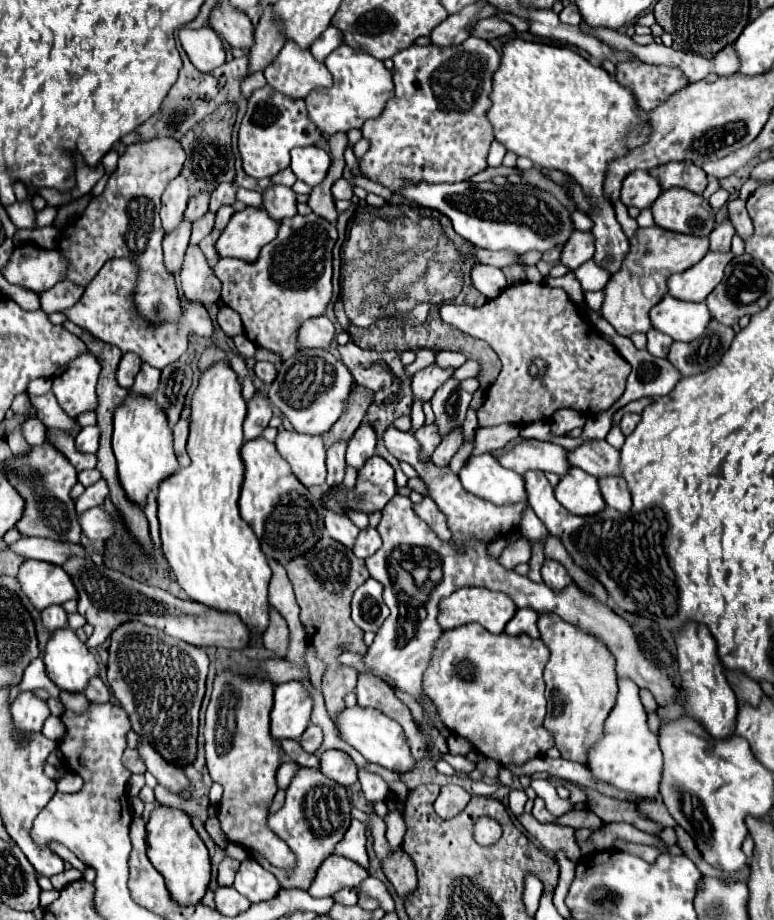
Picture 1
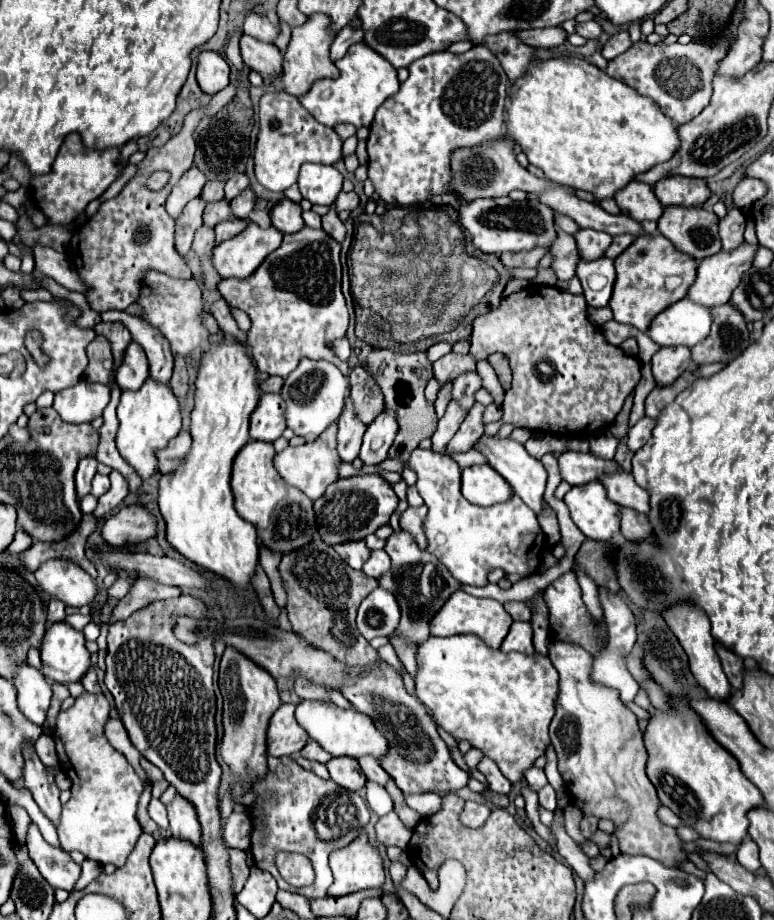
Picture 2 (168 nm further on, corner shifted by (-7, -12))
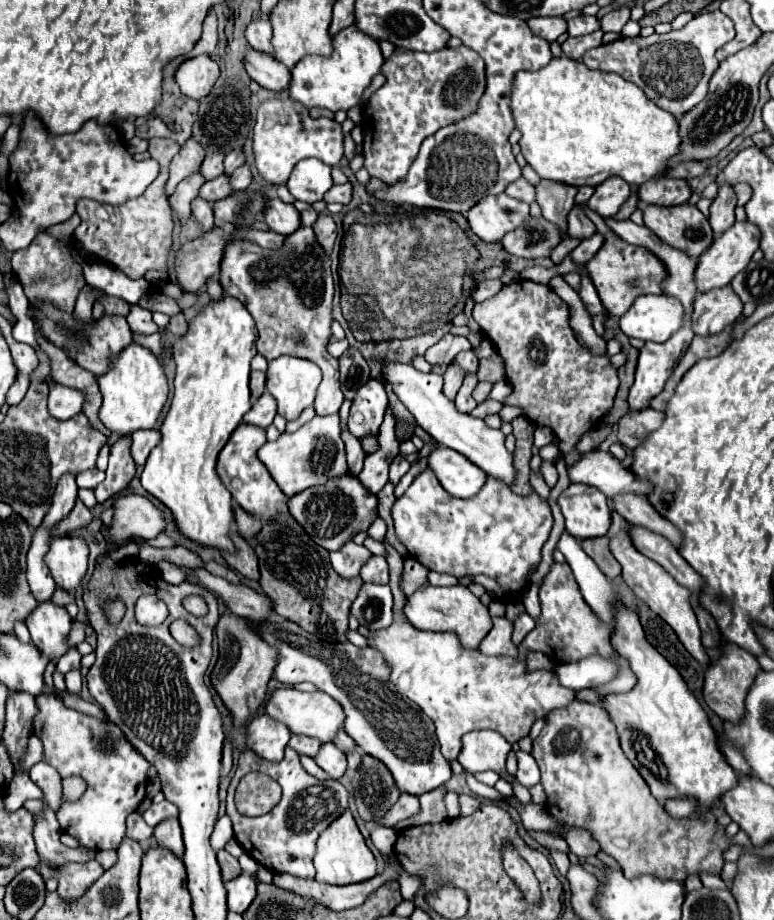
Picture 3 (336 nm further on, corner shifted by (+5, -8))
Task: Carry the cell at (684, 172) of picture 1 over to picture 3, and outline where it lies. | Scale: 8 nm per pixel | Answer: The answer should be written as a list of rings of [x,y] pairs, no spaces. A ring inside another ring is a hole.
[[[658,178],[648,180],[638,188],[638,196],[646,204],[658,204],[658,206],[678,206],[686,204],[692,196],[692,190],[686,180],[676,178]]]

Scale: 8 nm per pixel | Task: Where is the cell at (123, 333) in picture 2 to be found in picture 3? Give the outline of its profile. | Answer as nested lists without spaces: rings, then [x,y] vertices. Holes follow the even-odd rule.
[[[104,296],[102,300],[98,300],[94,304],[94,318],[100,320],[104,316],[128,316],[130,312],[130,304],[126,304],[120,298],[112,298],[112,296]]]

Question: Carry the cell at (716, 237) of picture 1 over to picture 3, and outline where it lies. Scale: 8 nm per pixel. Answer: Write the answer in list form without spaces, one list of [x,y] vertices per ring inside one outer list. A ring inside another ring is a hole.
[[[720,186],[720,192],[714,198],[708,216],[708,222],[716,236],[720,236],[734,224],[734,208],[736,208],[736,194],[732,186]]]

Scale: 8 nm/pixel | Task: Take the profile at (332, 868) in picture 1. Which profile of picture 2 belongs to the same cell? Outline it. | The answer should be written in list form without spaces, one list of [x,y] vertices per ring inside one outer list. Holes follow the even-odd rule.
[[[362,832],[348,848],[334,850],[330,856],[334,882],[328,888],[330,896],[344,896],[366,888],[380,888],[384,884],[384,864],[378,848]]]

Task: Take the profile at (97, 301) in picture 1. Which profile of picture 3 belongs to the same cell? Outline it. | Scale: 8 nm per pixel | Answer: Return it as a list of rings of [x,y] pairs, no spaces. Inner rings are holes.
[[[184,314],[172,316],[170,324],[164,330],[170,332],[170,334],[174,334],[174,336],[184,336],[184,332],[188,332],[188,322],[184,320]]]

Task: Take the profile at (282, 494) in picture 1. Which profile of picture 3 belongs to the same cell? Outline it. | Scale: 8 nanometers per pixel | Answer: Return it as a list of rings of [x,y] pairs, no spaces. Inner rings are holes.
[[[240,424],[226,446],[222,448],[216,464],[216,472],[228,492],[232,494],[234,502],[246,510],[250,516],[258,518],[262,524],[268,524],[272,520],[278,520],[280,514],[288,512],[288,496],[280,490],[280,486],[274,484],[270,472],[264,468],[264,464],[258,460],[256,452],[266,442],[266,432],[262,428],[252,428],[250,424]]]

